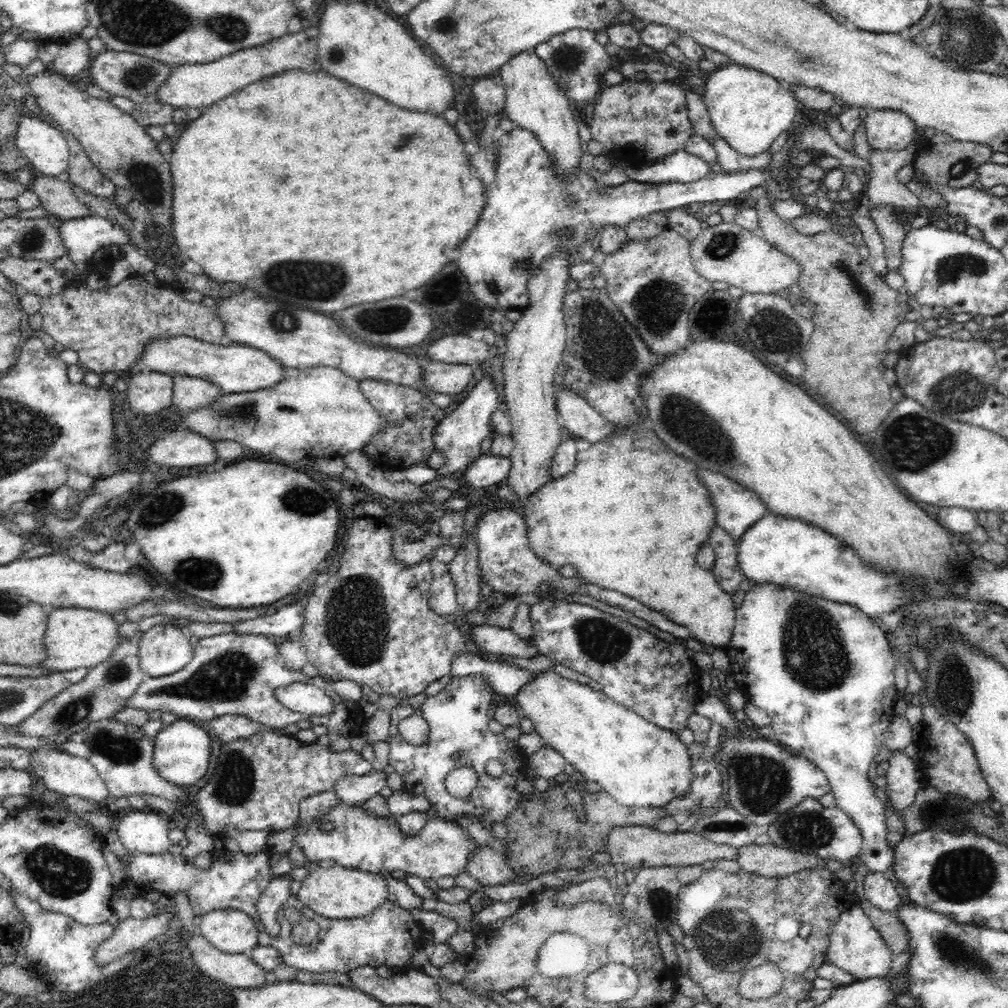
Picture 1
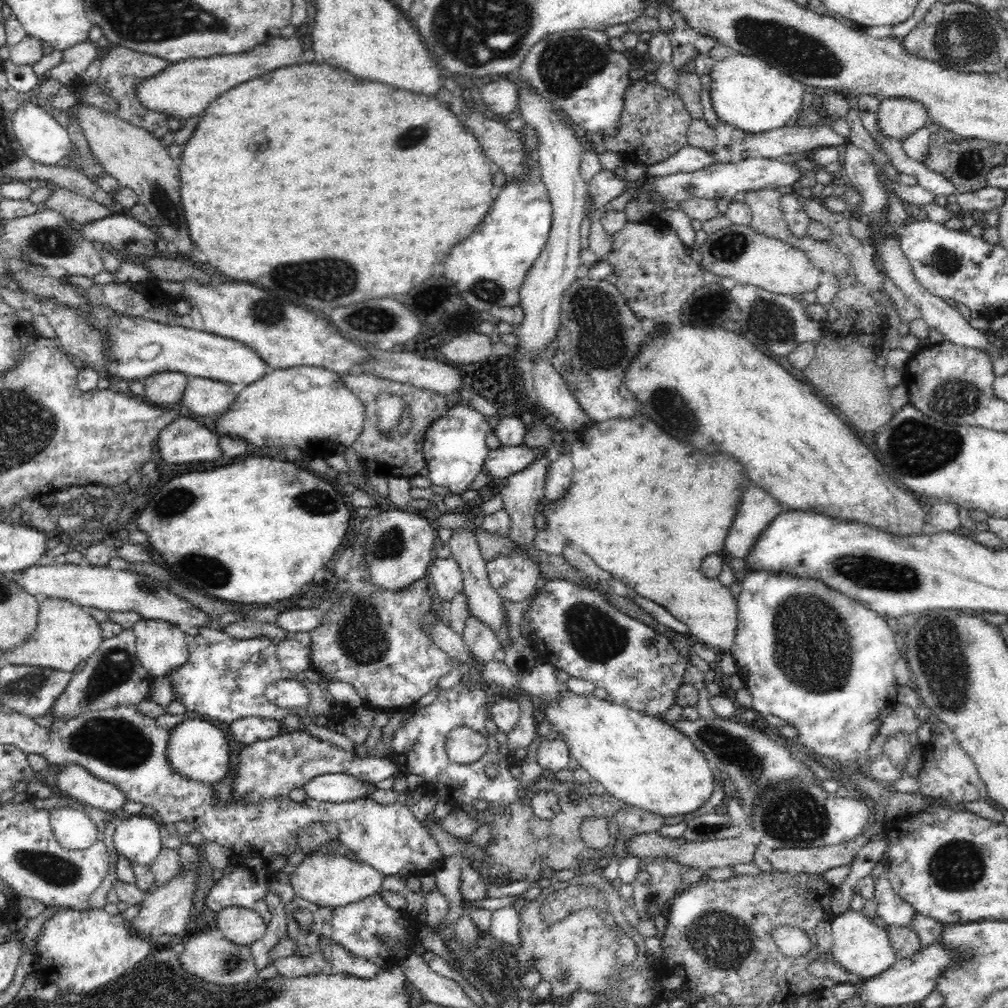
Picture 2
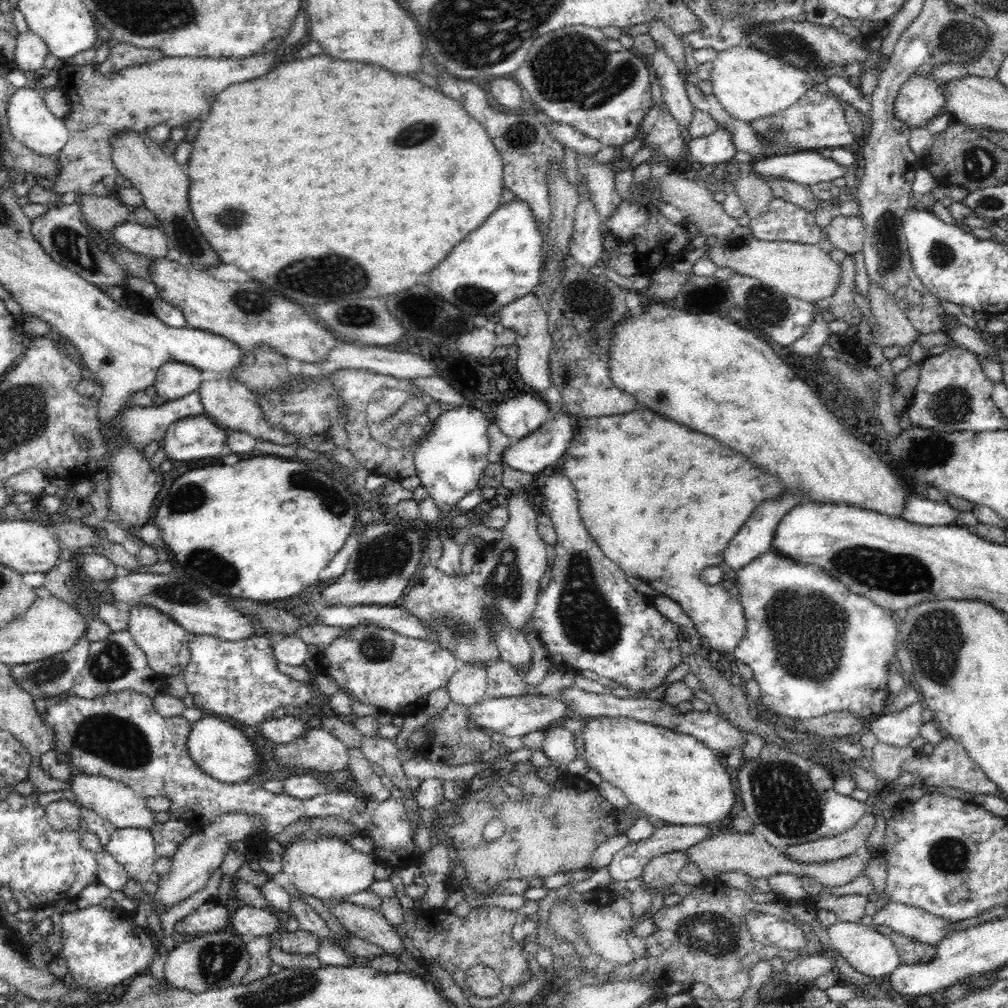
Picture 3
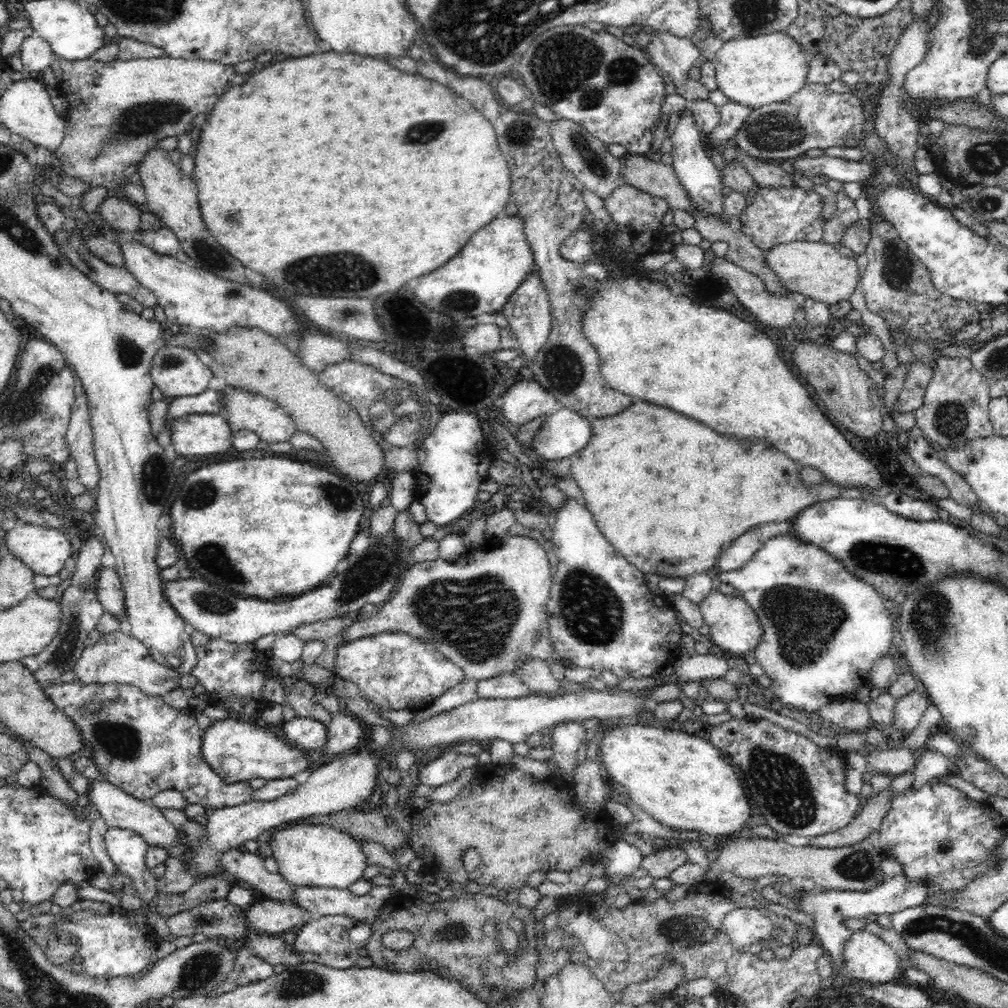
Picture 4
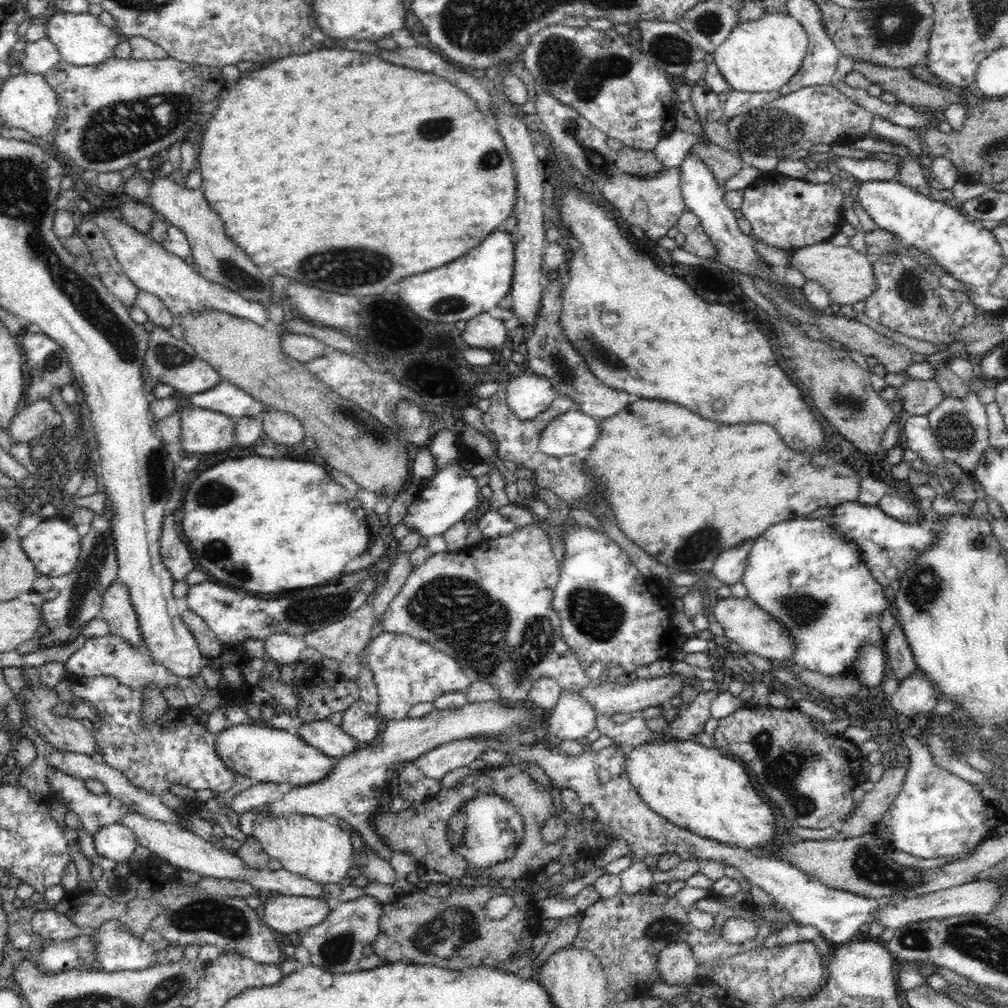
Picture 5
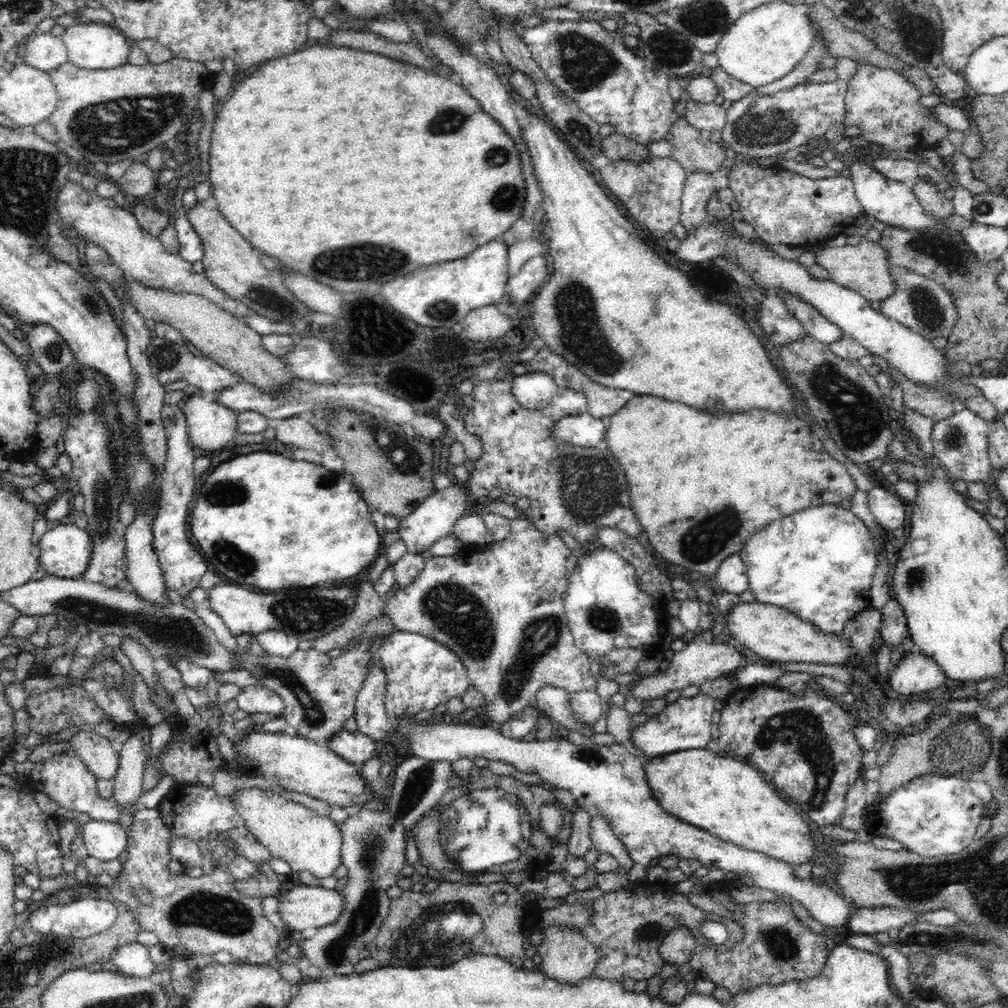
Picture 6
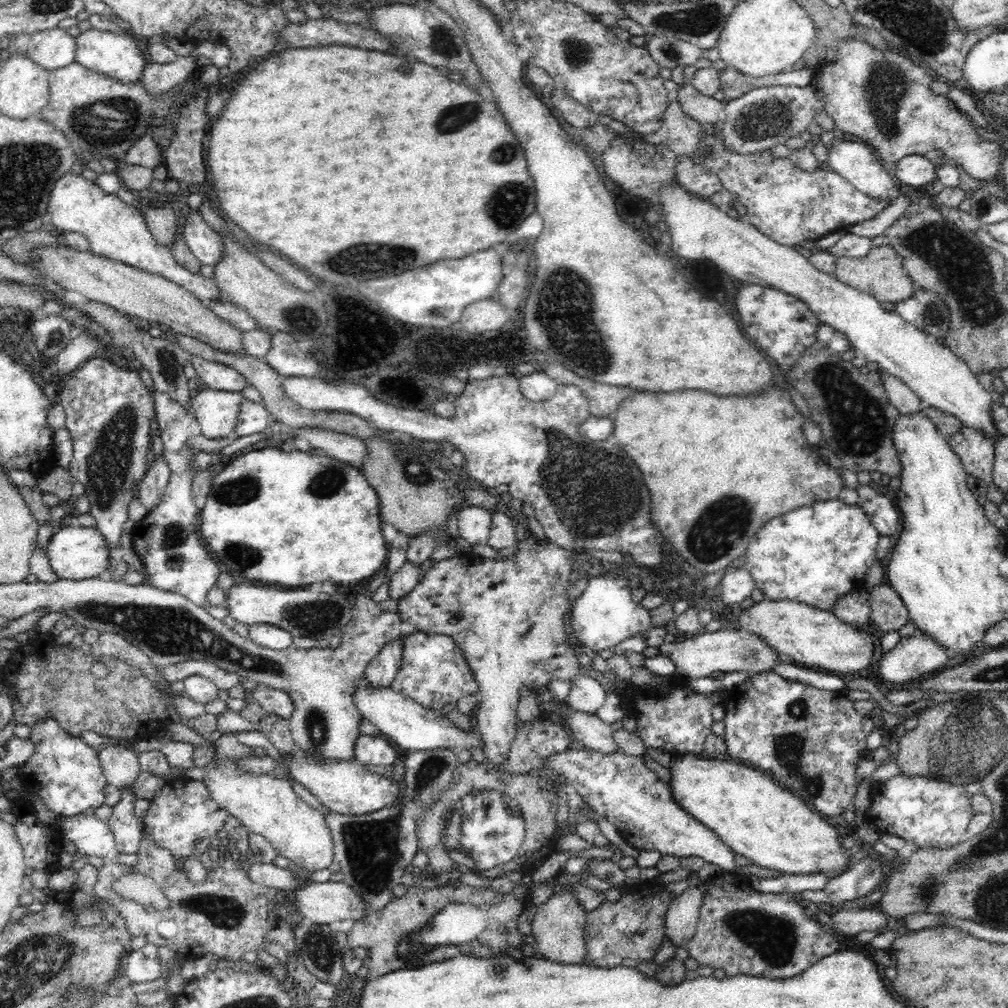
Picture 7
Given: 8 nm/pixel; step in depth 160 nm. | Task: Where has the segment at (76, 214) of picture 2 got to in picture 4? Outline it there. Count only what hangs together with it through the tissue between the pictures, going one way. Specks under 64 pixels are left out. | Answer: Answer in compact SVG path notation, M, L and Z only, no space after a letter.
M106 197L96 212L99 218L113 229L138 233L143 210L143 207L132 205L122 198Z

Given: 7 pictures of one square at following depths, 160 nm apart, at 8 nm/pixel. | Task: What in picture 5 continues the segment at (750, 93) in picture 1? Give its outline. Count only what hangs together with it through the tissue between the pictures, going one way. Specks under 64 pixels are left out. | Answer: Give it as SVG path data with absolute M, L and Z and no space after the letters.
M771 13L758 18L758 20L738 23L730 31L724 42L717 46L712 56L713 62L719 68L720 74L723 74L724 80L728 82L732 90L760 93L780 90L784 84L790 82L790 78L802 66L805 54L807 53L807 44L807 31L803 29L798 19L790 16L790 14Z

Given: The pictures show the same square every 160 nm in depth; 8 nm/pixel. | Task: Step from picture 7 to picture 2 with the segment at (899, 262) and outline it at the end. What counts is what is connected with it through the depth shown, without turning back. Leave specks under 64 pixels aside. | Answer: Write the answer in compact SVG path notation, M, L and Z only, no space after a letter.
M734 225L722 228L714 234L710 234L706 241L700 246L702 260L701 268L722 278L731 278L738 285L752 285L774 294L792 295L800 297L803 292L815 290L822 279L823 268L816 267L804 252L791 244L779 239L769 238L766 235L755 232L752 226Z

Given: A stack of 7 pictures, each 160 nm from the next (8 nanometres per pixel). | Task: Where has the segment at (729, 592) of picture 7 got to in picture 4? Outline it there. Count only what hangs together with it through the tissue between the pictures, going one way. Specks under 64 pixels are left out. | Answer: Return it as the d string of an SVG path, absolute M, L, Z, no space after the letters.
M790 521L767 522L758 524L739 536L734 542L722 551L717 568L723 573L740 570L753 554L773 535L789 530Z

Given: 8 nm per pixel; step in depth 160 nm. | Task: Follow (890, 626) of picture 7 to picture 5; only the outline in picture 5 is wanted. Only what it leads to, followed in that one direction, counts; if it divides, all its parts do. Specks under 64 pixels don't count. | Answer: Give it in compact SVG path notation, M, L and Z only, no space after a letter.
M897 623L893 631L884 638L887 666L890 666L897 681L902 683L906 678L918 672L912 649L908 644L902 625Z

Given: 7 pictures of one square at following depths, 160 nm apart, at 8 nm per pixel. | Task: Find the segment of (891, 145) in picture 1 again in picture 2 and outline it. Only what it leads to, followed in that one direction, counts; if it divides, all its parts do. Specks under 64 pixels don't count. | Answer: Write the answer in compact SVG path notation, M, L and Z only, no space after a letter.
M898 95L884 99L875 113L881 135L896 140L903 141L930 123L927 107L922 102Z

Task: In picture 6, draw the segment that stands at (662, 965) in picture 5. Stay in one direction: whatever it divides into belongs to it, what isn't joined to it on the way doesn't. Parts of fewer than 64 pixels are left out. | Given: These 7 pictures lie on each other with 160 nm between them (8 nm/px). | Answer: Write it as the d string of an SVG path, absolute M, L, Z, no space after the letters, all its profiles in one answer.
M678 926L664 936L658 951L665 962L680 967L689 962L698 944L697 939L689 928Z

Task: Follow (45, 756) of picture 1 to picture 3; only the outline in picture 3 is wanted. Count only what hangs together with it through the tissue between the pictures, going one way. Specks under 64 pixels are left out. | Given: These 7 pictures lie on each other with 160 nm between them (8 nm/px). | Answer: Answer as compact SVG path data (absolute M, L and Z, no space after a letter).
M77 772L69 780L70 788L74 791L76 801L100 815L116 829L140 828L152 830L152 826L158 822L154 812L146 807L146 799L140 798L131 787L121 782L104 776L91 776Z

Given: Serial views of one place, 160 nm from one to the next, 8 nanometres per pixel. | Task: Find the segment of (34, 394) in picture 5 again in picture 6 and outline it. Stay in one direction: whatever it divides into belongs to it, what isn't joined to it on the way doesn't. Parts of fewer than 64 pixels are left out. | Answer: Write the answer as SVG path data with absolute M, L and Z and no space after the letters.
M47 324L33 325L28 336L24 336L26 344L30 345L33 360L41 367L48 377L62 374L73 361L73 355L66 341L51 326Z

